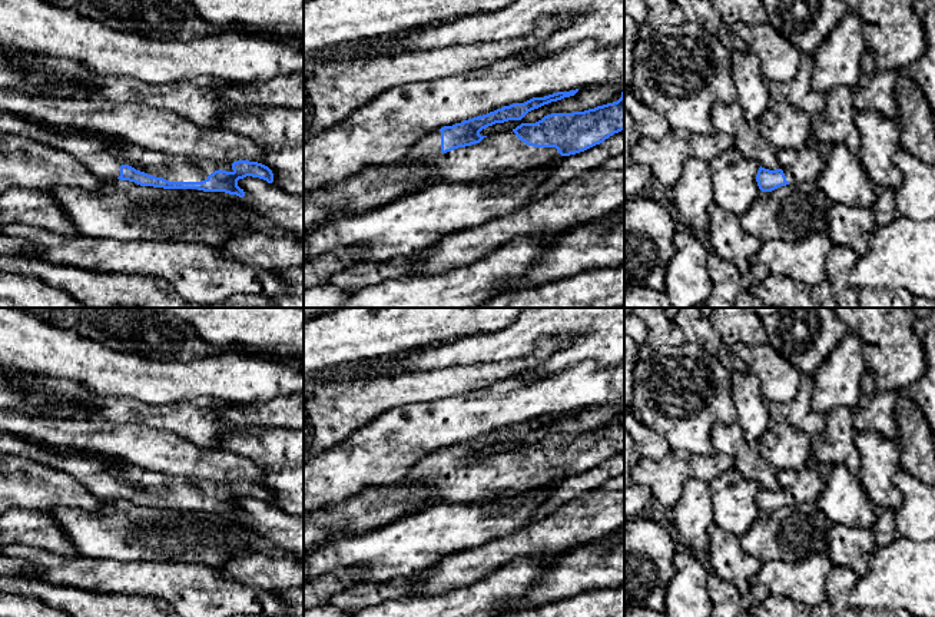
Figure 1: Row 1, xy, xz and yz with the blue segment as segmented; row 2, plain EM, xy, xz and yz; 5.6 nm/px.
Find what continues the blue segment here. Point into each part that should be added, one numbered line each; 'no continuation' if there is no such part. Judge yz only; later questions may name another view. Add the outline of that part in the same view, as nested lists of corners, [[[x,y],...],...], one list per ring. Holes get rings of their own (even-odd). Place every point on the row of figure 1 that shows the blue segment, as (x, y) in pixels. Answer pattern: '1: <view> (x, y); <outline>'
1: yz (803, 165); [[[815,143],[800,150],[777,150],[777,160],[789,183],[816,180],[825,166],[825,157]]]

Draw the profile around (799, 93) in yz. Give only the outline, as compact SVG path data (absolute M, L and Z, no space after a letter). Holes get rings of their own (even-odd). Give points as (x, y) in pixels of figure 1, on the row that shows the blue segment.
M803 54L798 76L790 82L767 82L770 102L789 105L813 116L825 107L825 94L812 84L812 54Z

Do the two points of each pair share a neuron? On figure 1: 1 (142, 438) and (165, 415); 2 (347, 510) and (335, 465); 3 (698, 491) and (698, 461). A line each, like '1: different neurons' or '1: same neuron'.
1: different neurons
2: different neurons
3: different neurons

